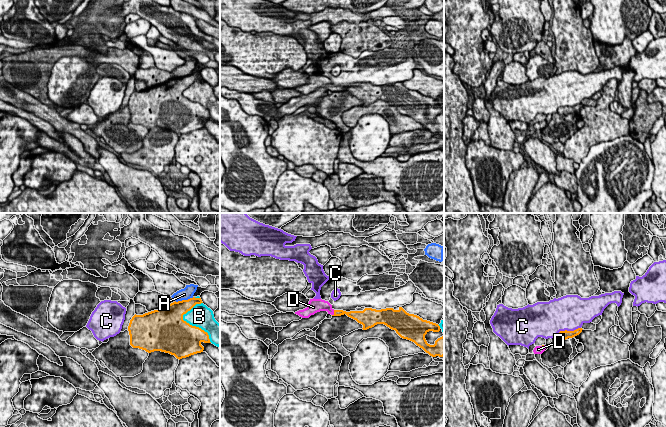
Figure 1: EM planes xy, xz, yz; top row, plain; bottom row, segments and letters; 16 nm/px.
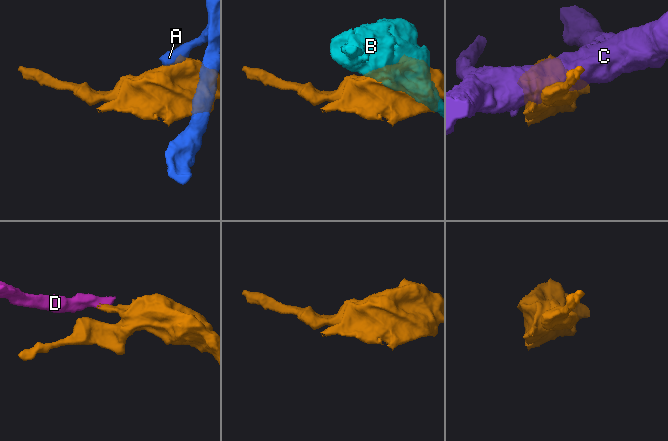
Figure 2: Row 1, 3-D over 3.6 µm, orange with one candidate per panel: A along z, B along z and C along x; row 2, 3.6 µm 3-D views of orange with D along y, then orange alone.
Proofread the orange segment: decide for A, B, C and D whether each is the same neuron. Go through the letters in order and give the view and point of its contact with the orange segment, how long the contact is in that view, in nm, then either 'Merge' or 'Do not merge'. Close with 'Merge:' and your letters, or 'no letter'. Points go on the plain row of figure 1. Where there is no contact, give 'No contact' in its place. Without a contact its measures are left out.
A: Touches orange at xy (184, 76). Shared border 320 nm. Do not merge
B: Touches orange at xy (191, 101). Shared border 700 nm. Do not merge
C: Touches orange at yz (568, 107). Shared border 420 nm. Do not merge
D: Touches orange at xz (334, 89). Shared border 100 nm. Merge
Merge: D

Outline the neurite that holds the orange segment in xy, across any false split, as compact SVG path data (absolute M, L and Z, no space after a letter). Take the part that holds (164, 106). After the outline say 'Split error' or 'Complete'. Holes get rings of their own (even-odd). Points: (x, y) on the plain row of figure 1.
M193 73L143 91L135 90L128 102L130 121L148 129L169 129L179 136L203 128L201 119L211 119L208 109L183 96L184 90L201 79L201 74Z. Complete

